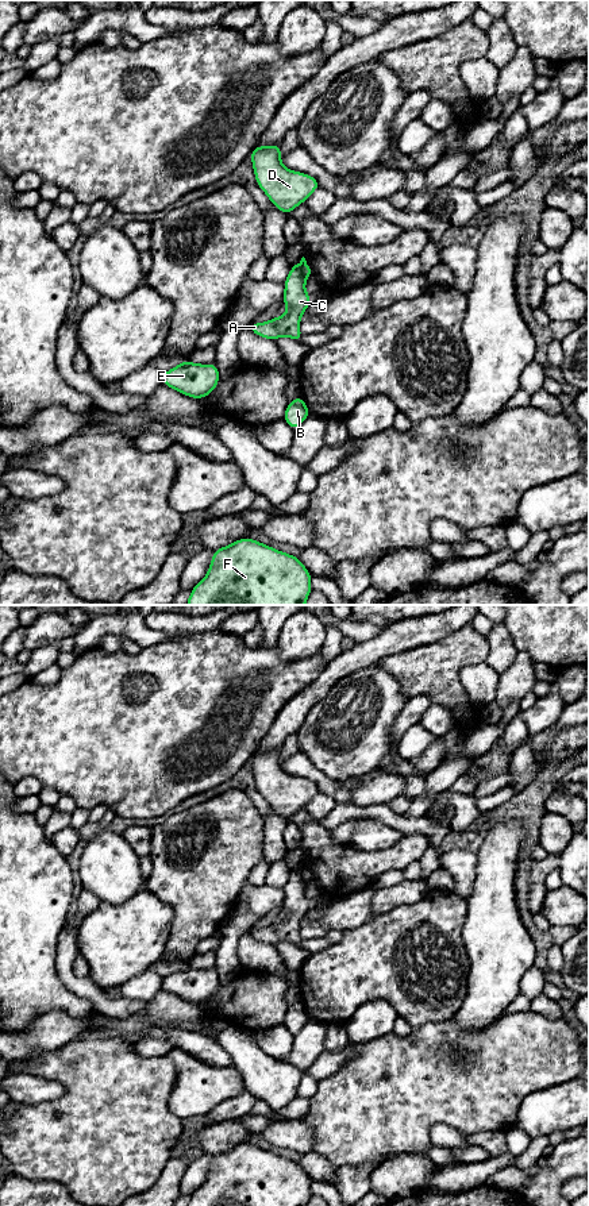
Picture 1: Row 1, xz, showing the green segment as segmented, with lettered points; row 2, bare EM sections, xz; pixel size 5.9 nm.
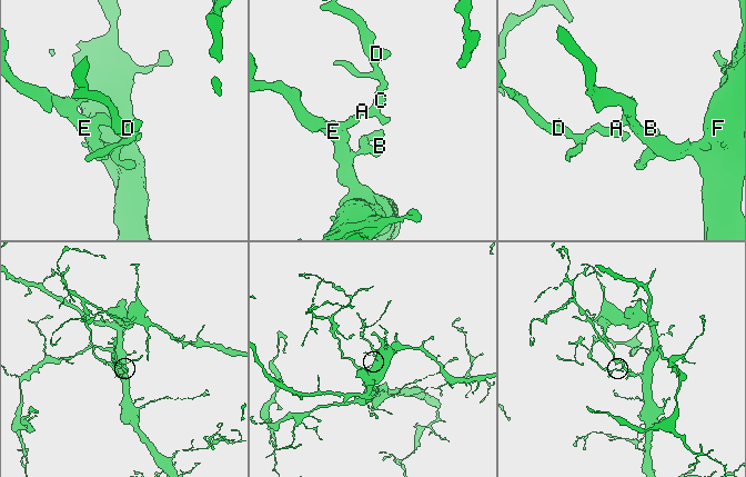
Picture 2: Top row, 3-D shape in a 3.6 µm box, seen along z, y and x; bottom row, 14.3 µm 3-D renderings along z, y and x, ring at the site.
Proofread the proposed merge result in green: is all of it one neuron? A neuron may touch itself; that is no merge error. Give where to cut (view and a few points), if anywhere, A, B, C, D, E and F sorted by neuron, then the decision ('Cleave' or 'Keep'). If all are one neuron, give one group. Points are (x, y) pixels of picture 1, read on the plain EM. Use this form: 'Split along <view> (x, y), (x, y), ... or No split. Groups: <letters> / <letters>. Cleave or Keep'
Split along xz (299, 870), (305, 882). Groups: A B C E F / D. Cleave

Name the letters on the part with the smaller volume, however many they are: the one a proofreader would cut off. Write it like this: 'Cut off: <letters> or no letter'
Cut off: D

